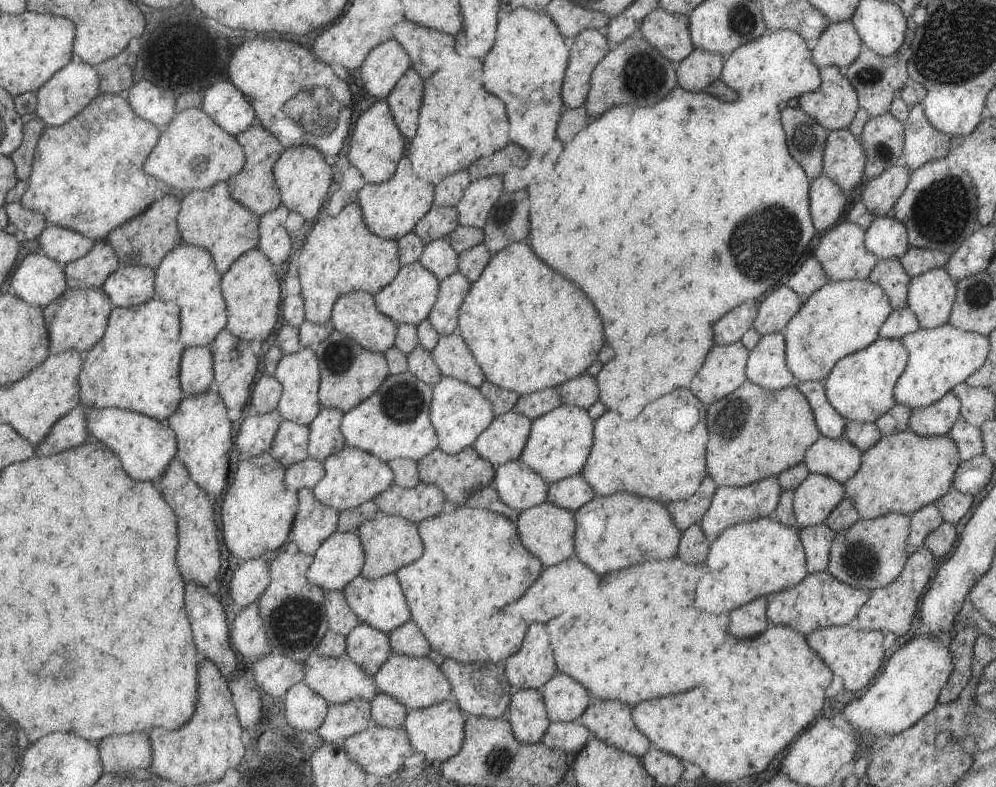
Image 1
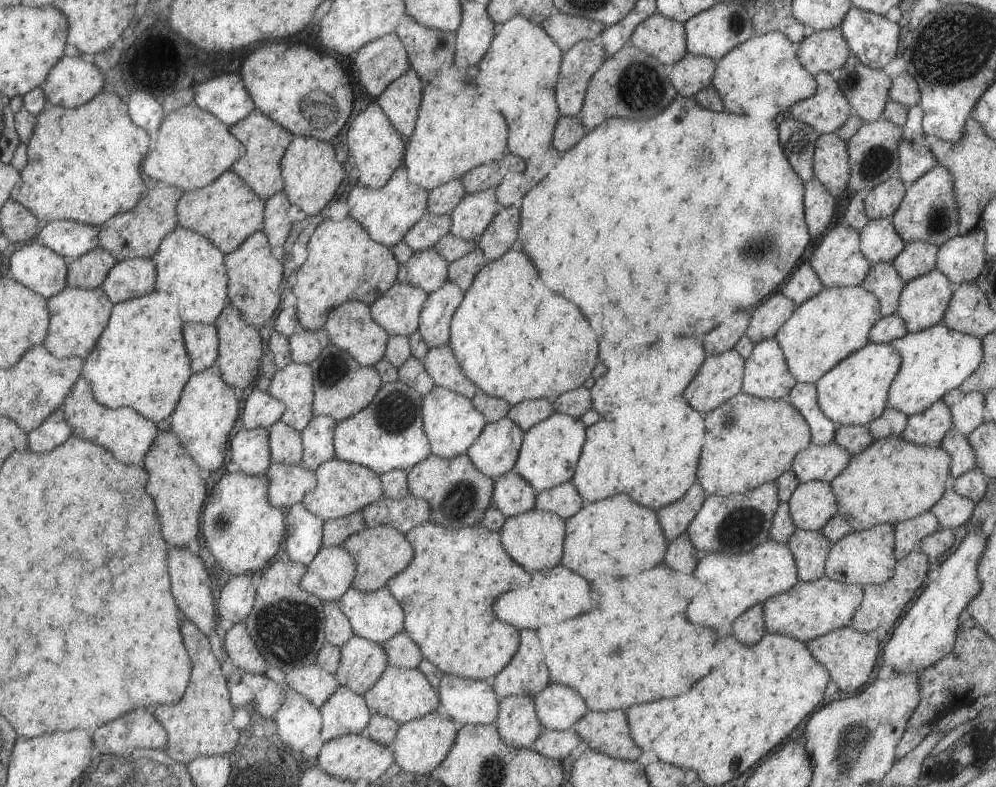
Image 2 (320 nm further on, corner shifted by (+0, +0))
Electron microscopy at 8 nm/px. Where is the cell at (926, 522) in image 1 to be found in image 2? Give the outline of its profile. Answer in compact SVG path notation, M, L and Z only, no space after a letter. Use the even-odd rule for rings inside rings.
M931 511L922 512L915 518L910 518L894 524L894 557L898 561L906 554L918 548L920 540L940 528L938 520Z

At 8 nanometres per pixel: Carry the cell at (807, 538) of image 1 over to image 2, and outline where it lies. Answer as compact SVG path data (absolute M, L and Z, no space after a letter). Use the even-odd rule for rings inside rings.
M795 529L786 542L797 567L799 581L814 581L824 576L830 542L820 531Z

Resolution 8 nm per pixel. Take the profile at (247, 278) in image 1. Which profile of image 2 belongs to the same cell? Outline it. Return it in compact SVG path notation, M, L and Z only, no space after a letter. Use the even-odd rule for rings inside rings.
M261 230L247 237L237 250L226 254L226 265L230 276L230 302L241 311L248 325L256 326L258 329L277 310L279 284L283 278L281 262L271 256L269 245L267 235Z

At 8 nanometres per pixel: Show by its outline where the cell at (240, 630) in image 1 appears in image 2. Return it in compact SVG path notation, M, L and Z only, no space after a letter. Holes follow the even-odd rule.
M242 622L233 625L223 634L223 640L226 654L241 673L263 675L269 667Z

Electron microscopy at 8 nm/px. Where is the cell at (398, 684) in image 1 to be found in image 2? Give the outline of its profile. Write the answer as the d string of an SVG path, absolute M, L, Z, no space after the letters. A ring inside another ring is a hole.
M387 664L377 682L363 694L367 708L371 713L393 719L400 725L407 721L421 718L435 712L439 706L436 689L429 685L425 676L418 669L402 669Z

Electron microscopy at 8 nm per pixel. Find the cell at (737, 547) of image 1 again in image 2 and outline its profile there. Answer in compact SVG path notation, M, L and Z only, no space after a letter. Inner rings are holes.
M769 538L743 554L703 554L692 575L707 588L707 592L699 590L690 600L685 618L695 626L713 628L719 636L729 635L731 623L750 606L763 604L770 596L789 590L798 581L797 567L787 545Z

